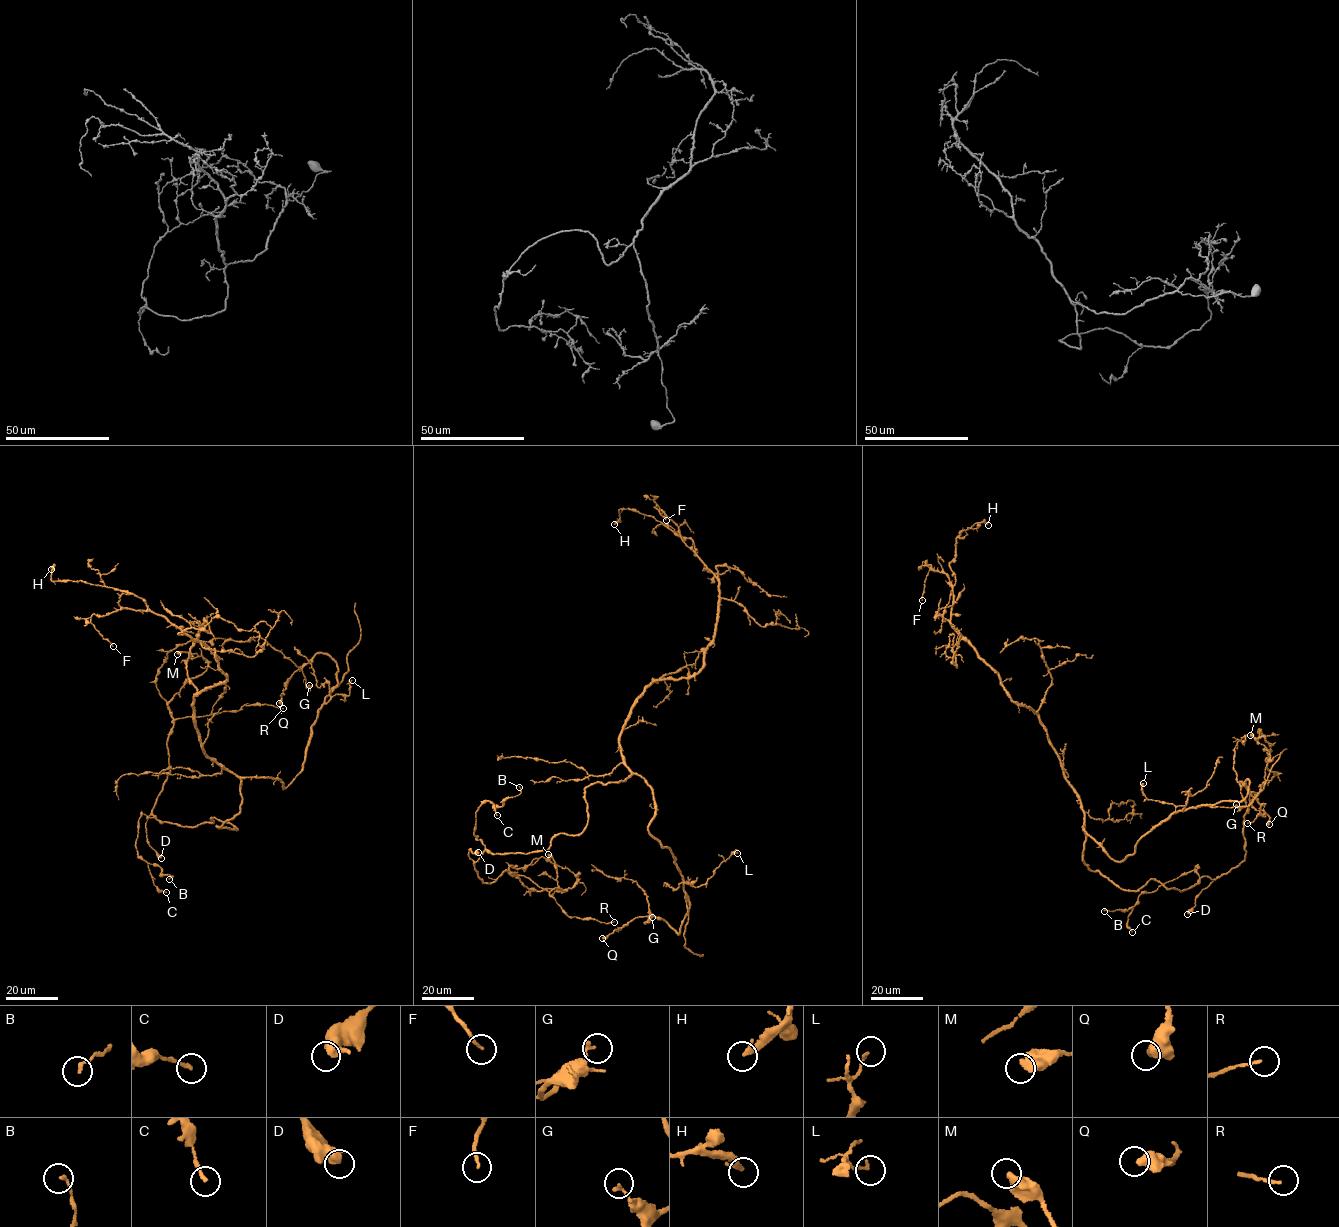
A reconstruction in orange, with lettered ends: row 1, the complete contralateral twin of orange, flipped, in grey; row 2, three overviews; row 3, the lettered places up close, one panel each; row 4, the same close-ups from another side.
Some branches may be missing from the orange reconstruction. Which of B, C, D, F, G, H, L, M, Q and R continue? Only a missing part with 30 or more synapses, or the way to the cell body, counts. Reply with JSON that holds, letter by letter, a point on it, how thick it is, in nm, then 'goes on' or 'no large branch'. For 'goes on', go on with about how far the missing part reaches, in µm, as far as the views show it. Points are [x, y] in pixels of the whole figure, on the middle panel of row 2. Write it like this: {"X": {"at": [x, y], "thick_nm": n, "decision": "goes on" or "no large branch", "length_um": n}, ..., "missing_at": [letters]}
{"B": {"at": [519, 787], "thick_nm": 140, "decision": "no large branch"}, "C": {"at": [497, 815], "thick_nm": 170, "decision": "no large branch"}, "D": {"at": [478, 852], "thick_nm": 400, "decision": "no large branch"}, "F": {"at": [666, 520], "thick_nm": 150, "decision": "no large branch"}, "G": {"at": [652, 917], "thick_nm": 190, "decision": "no large branch"}, "H": {"at": [614, 524], "thick_nm": 320, "decision": "no large branch"}, "L": {"at": [737, 853], "thick_nm": 140, "decision": "no large branch"}, "M": {"at": [548, 854], "thick_nm": 600, "decision": "no large branch"}, "Q": {"at": [602, 938], "thick_nm": 550, "decision": "no large branch"}, "R": {"at": [614, 922], "thick_nm": 130, "decision": "no large branch"}, "missing_at": []}

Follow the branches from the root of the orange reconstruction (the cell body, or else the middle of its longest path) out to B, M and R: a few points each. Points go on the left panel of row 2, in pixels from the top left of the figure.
B: (239, 805), (217, 826), (237, 829), (213, 817), (184, 826), (141, 814), (137, 855), (169, 879)
M: (239, 805), (217, 826), (237, 829), (153, 816), (170, 771), (168, 703), (207, 668), (177, 654)
R: (239, 805), (217, 826), (237, 829), (213, 817), (193, 827), (153, 816), (174, 721), (245, 705), (283, 708)

